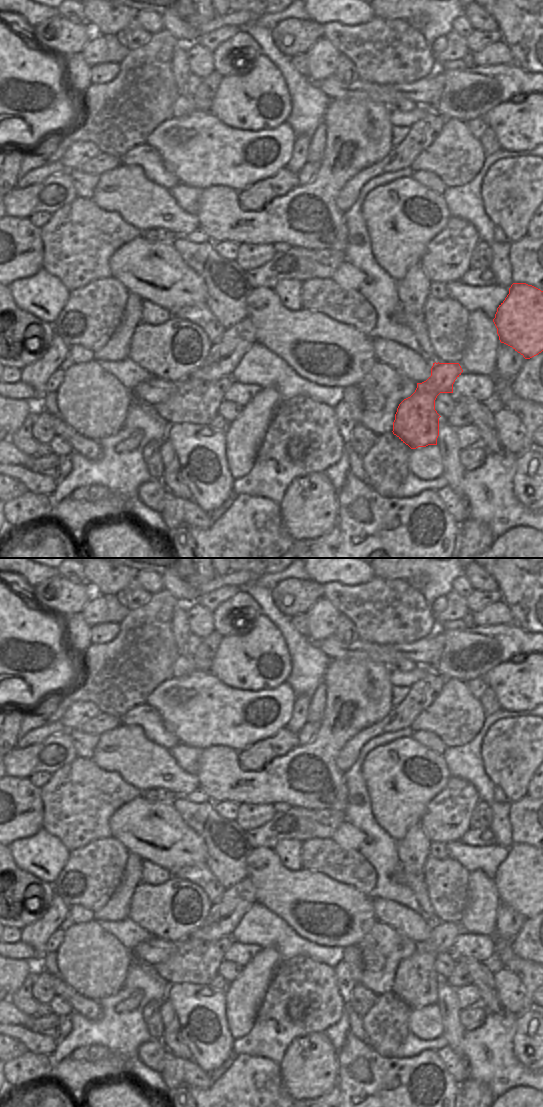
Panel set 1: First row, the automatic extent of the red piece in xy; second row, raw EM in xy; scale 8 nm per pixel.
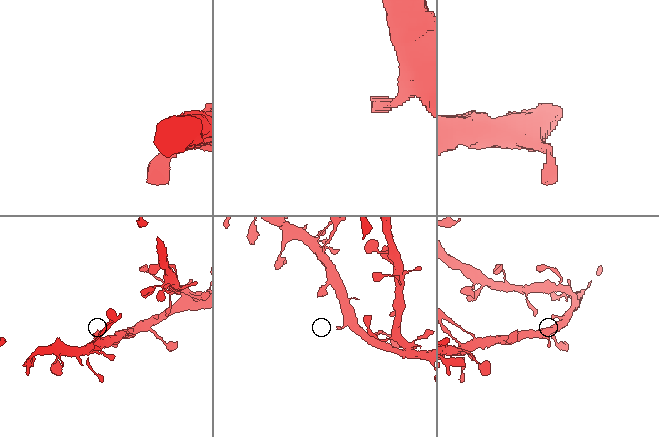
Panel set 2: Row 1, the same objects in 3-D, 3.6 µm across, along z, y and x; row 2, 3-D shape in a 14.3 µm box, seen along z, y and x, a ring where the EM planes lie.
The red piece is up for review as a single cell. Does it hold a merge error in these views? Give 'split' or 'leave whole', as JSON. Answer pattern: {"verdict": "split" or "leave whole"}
{"verdict": "leave whole"}

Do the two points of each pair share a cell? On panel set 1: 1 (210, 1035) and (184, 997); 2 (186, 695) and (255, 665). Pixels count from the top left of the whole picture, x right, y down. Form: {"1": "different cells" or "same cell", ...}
{"1": "same cell", "2": "different cells"}

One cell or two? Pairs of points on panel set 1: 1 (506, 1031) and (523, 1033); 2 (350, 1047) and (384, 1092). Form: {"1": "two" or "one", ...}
{"1": "two", "2": "one"}

